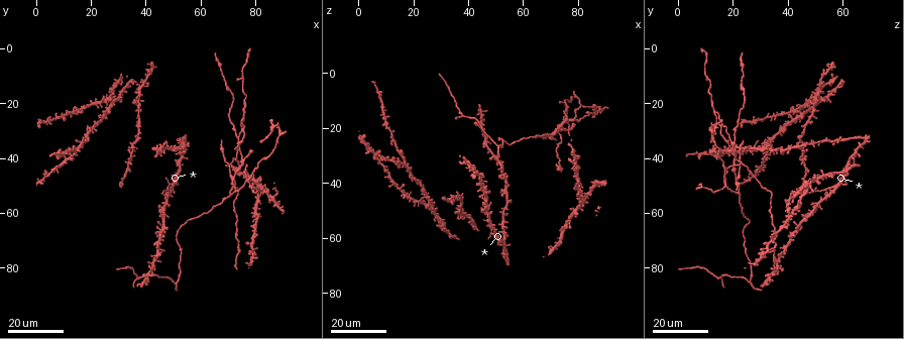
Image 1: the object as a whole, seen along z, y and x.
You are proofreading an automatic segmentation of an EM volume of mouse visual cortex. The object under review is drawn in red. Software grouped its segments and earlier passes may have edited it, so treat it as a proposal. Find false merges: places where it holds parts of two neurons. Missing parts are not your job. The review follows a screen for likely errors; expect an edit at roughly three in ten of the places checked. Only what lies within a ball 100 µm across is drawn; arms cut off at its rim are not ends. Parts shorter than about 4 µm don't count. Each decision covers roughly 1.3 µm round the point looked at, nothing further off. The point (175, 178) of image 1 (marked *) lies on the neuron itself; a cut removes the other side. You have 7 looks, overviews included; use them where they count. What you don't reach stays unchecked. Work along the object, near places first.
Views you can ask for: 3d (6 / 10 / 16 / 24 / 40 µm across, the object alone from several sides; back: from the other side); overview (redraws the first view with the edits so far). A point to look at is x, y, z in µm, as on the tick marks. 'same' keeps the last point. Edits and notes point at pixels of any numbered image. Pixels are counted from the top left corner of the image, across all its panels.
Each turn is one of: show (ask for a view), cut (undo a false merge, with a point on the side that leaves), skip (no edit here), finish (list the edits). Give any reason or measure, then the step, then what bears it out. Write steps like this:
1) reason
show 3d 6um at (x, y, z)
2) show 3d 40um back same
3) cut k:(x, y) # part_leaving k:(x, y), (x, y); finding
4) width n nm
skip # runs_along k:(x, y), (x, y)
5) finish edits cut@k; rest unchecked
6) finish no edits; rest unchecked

thin arm on a thick one
show 3d 24um at (50, 49, 58)

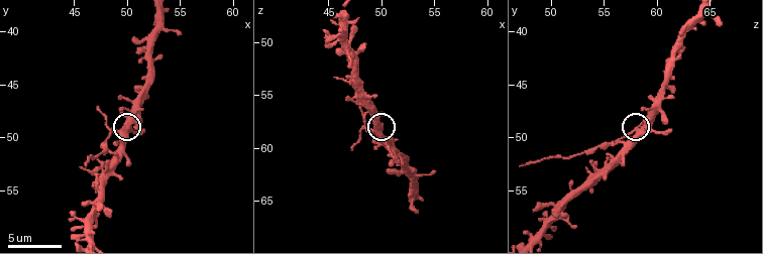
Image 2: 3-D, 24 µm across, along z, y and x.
show 3d 10um at (48.8, 49.2, 58.2)

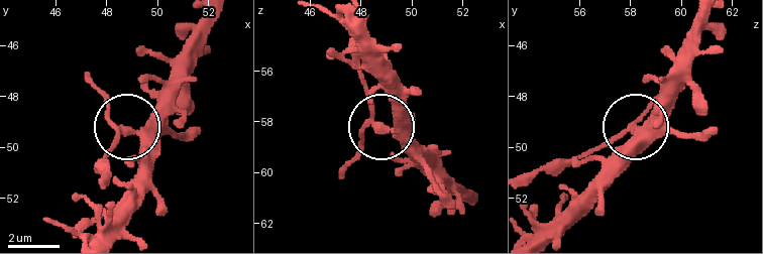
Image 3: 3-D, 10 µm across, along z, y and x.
show 3d 6um at (49.0, 49.4, 58.3)

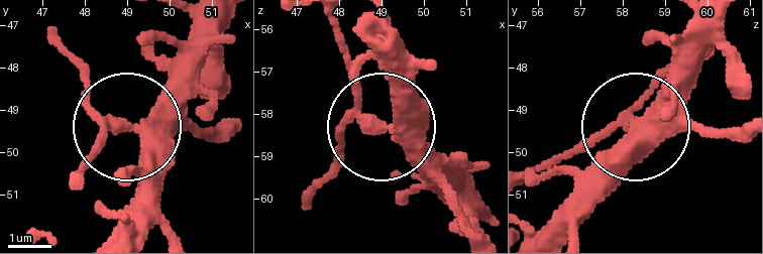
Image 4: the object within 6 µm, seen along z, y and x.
arms 4
cut 4:(87, 76) # part_leaving 4:(99, 125), (106, 132), (85, 172); a second neuron is stuck on

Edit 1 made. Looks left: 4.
show overview

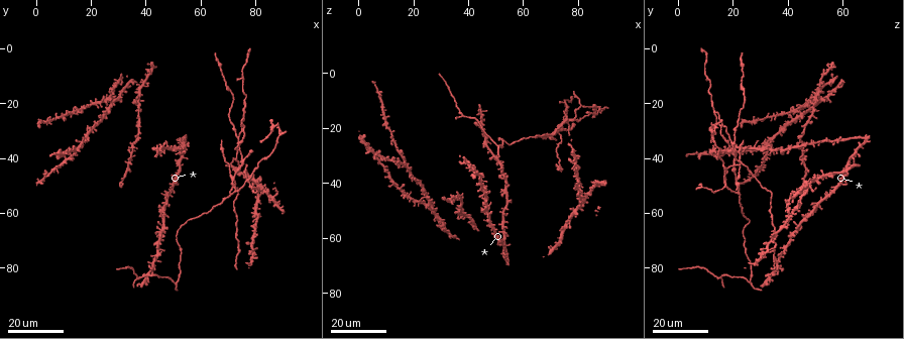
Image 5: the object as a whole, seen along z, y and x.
two arms in line, one across
show 3d 16um at (80, 48, 49)

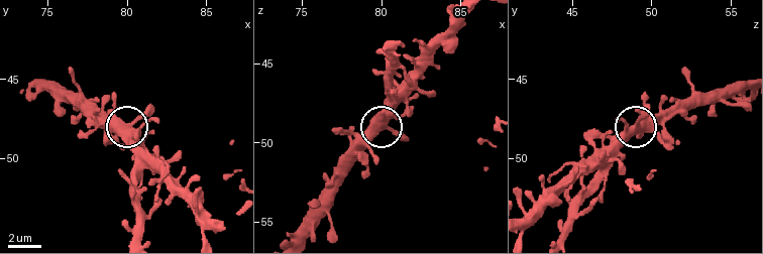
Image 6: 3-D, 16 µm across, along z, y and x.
show 3d 10um at (80.4, 47.7, 49.2)

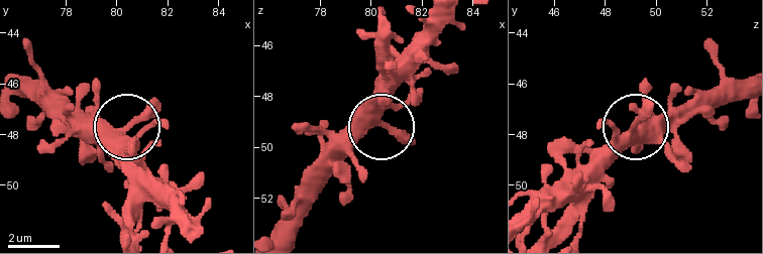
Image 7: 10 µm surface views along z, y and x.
side_arm 8 um
skip # all the same neuron

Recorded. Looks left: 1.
finish edits cut@4; rest unchecked

